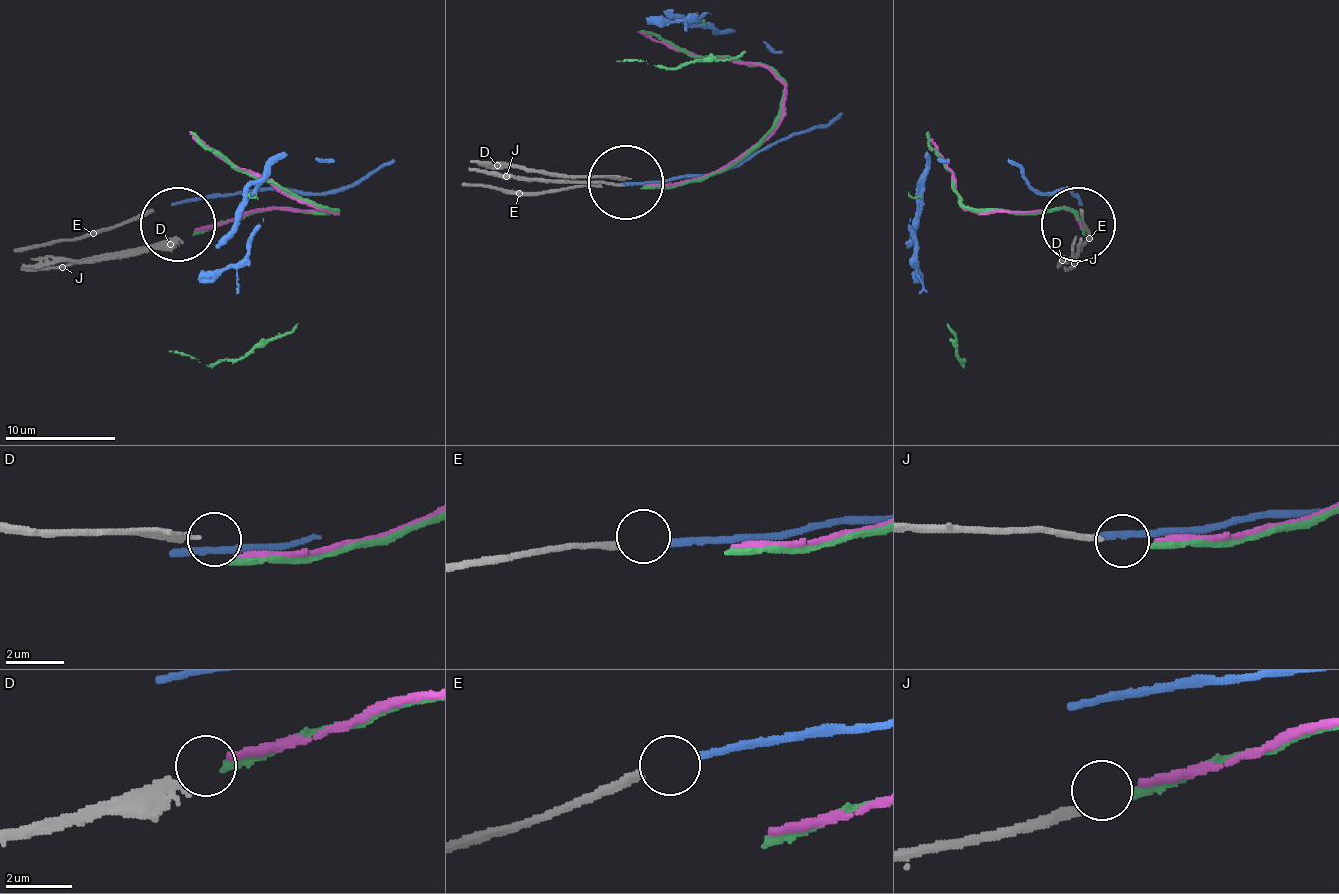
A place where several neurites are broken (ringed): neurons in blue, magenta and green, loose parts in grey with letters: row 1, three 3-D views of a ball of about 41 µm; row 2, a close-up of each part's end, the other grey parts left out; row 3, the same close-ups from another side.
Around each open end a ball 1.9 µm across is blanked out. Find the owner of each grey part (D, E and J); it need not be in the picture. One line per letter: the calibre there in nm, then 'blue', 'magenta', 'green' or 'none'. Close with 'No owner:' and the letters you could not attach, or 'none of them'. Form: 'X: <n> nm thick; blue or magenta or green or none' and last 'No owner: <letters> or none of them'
D: 240 nm thick; none
E: 260 nm thick; blue
J: 240 nm thick; green
No owner: D

